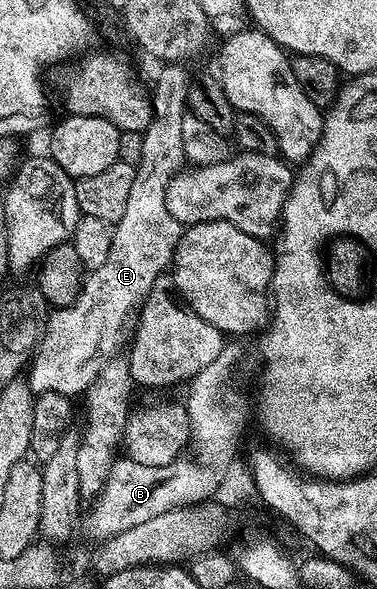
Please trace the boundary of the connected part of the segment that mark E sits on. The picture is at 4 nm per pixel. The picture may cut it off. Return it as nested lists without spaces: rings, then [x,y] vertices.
[[[169,62],[157,76],[157,85],[152,85],[153,119],[149,121],[147,130],[142,135],[142,157],[136,166],[135,182],[131,182],[131,194],[127,197],[127,206],[123,209],[123,218],[113,229],[111,254],[107,254],[107,262],[99,266],[99,270],[89,272],[84,277],[81,293],[77,301],[69,308],[58,308],[48,313],[45,331],[41,334],[41,343],[33,353],[27,368],[27,383],[35,394],[42,392],[58,392],[70,398],[77,398],[89,387],[90,377],[94,375],[94,365],[89,365],[96,356],[109,358],[121,344],[121,331],[125,323],[134,315],[135,309],[144,301],[145,295],[153,288],[156,280],[162,279],[161,271],[168,269],[173,263],[173,252],[181,241],[183,225],[167,210],[165,190],[170,180],[182,171],[186,163],[183,154],[183,118],[187,111],[189,99],[190,73],[181,69],[177,62]]]

